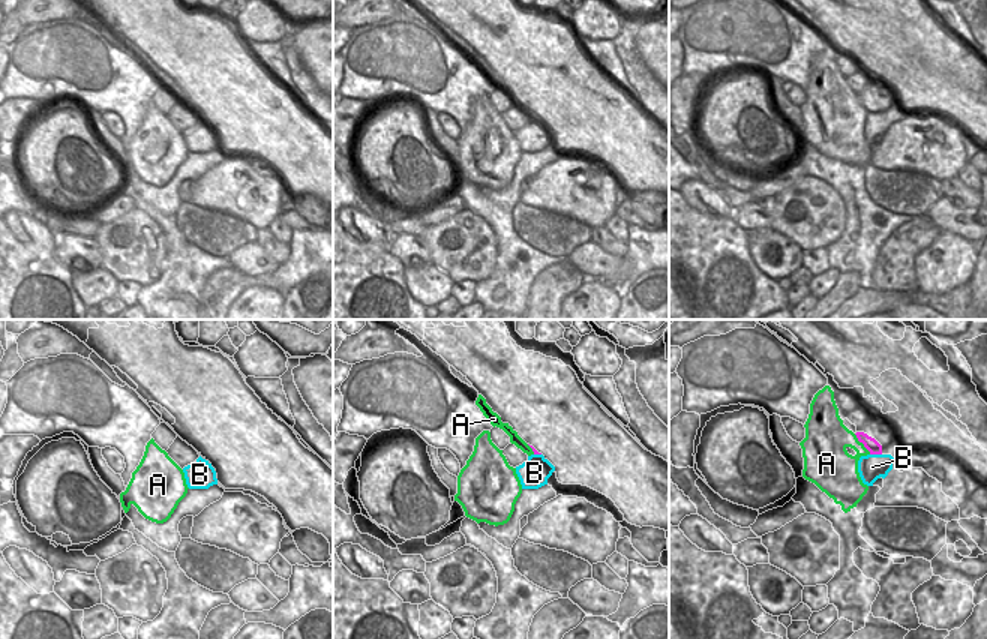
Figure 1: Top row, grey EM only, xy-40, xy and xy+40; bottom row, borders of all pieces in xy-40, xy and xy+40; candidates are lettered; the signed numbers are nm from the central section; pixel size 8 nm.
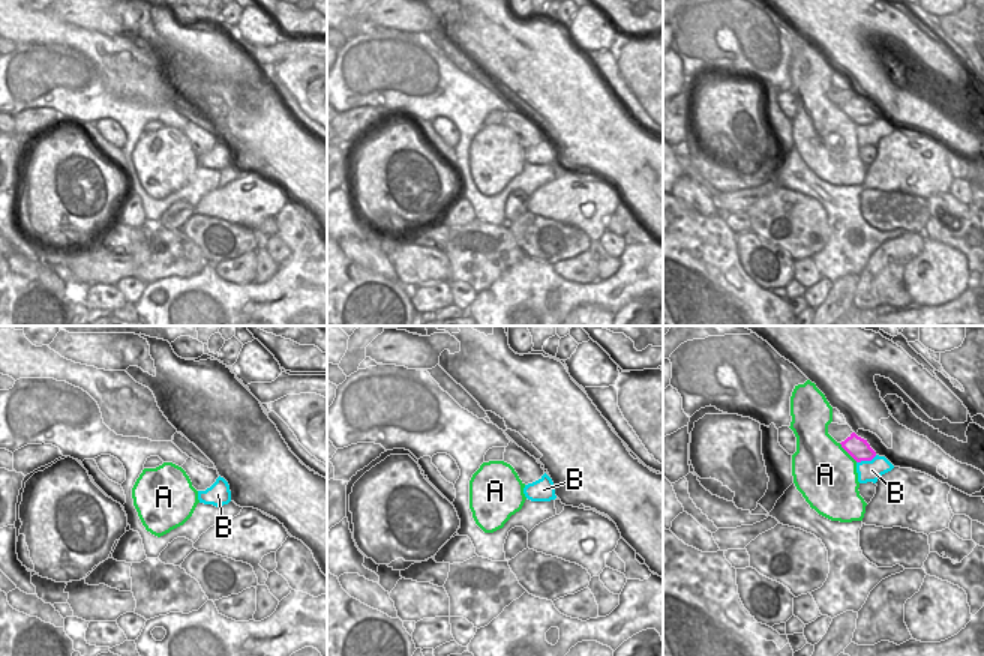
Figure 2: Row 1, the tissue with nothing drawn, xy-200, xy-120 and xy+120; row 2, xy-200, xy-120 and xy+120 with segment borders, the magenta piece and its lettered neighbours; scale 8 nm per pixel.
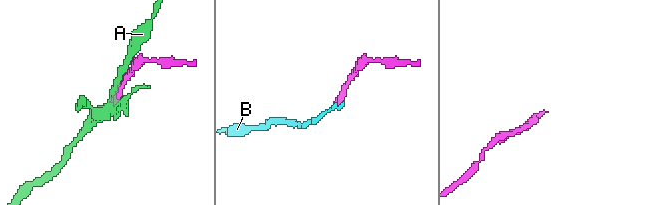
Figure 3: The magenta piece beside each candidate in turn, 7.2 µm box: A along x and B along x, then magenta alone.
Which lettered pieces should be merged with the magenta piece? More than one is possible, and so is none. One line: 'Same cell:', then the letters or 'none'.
Same cell: B

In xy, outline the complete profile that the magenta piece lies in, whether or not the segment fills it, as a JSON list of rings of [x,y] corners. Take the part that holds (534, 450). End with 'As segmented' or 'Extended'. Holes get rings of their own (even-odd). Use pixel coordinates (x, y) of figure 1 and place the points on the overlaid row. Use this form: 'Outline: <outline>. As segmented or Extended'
Outline: [[[532,446],[532,454],[528,456],[528,460],[516,466],[516,474],[520,480],[522,489],[538,489],[548,484],[548,478],[555,471],[555,466]]]. Extended.

